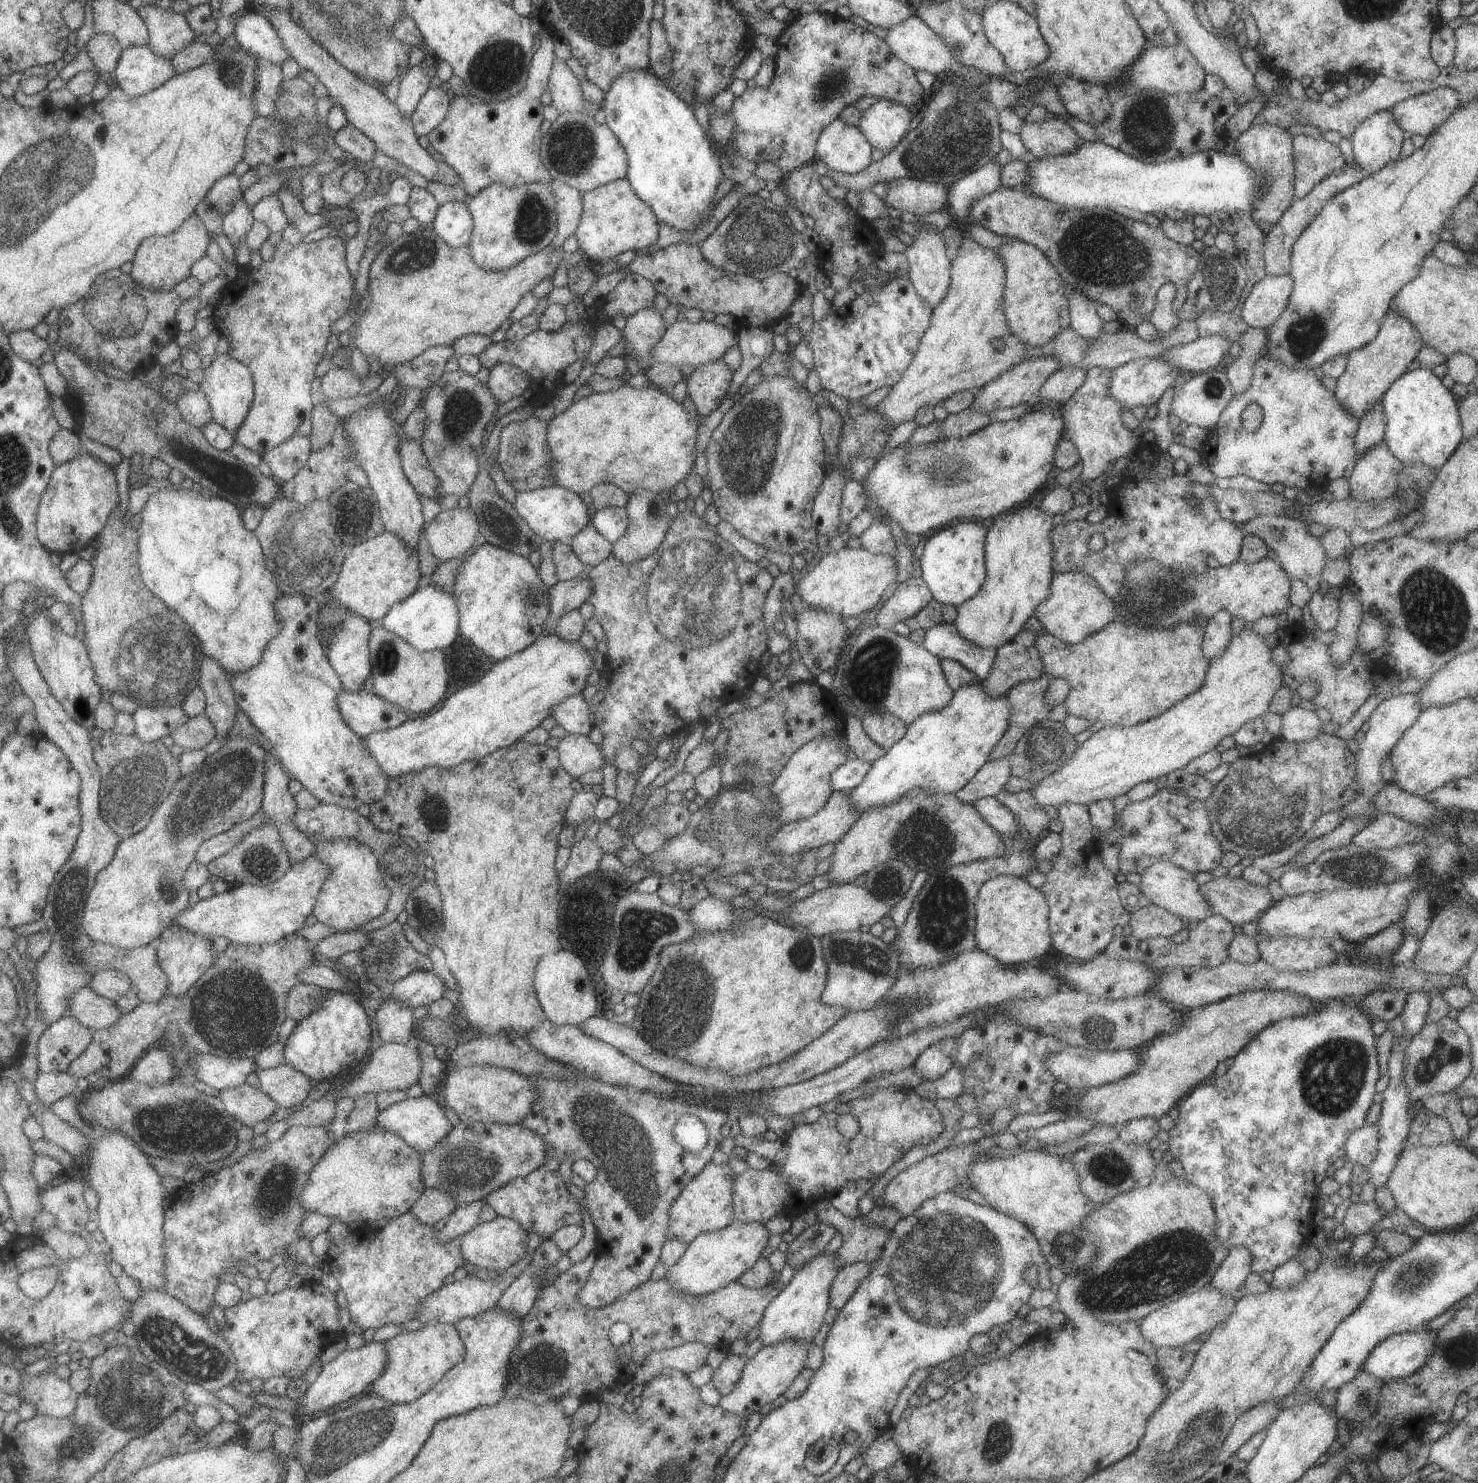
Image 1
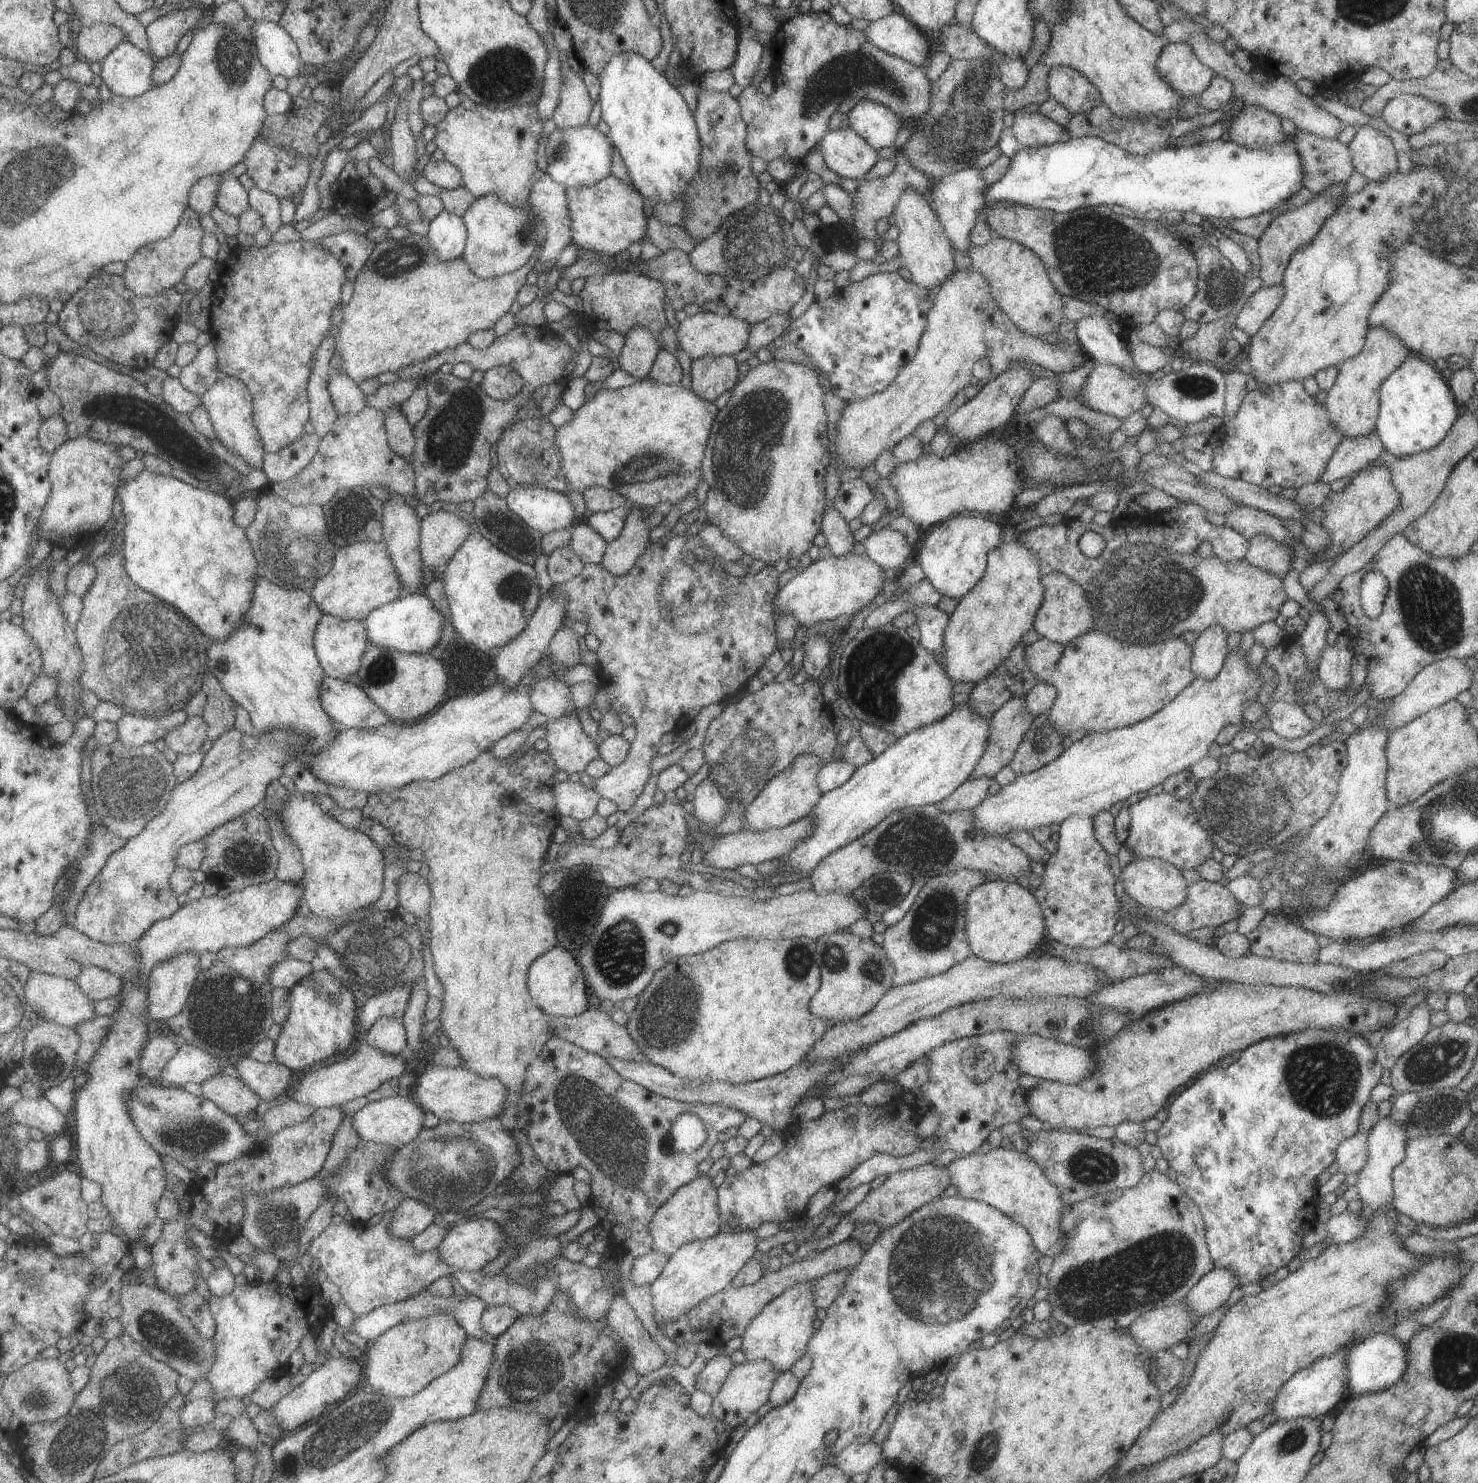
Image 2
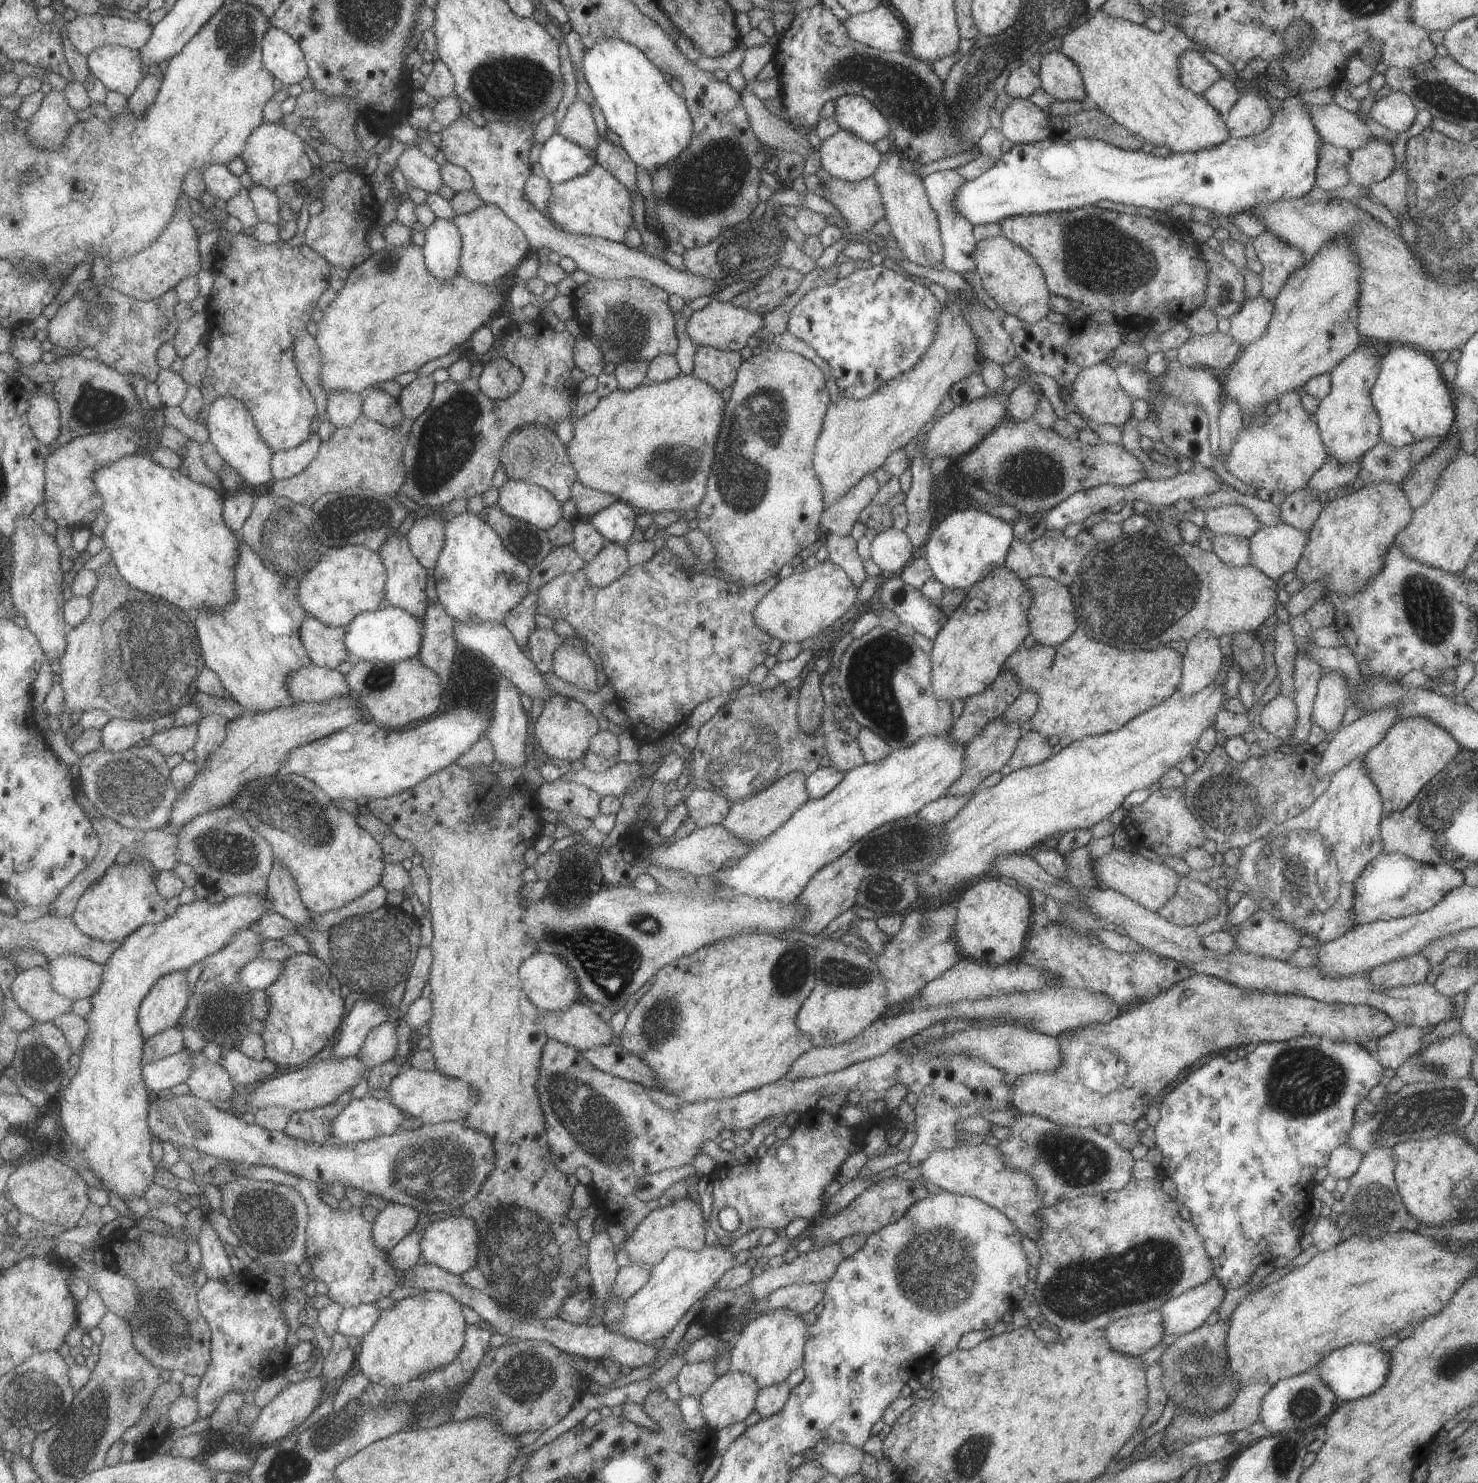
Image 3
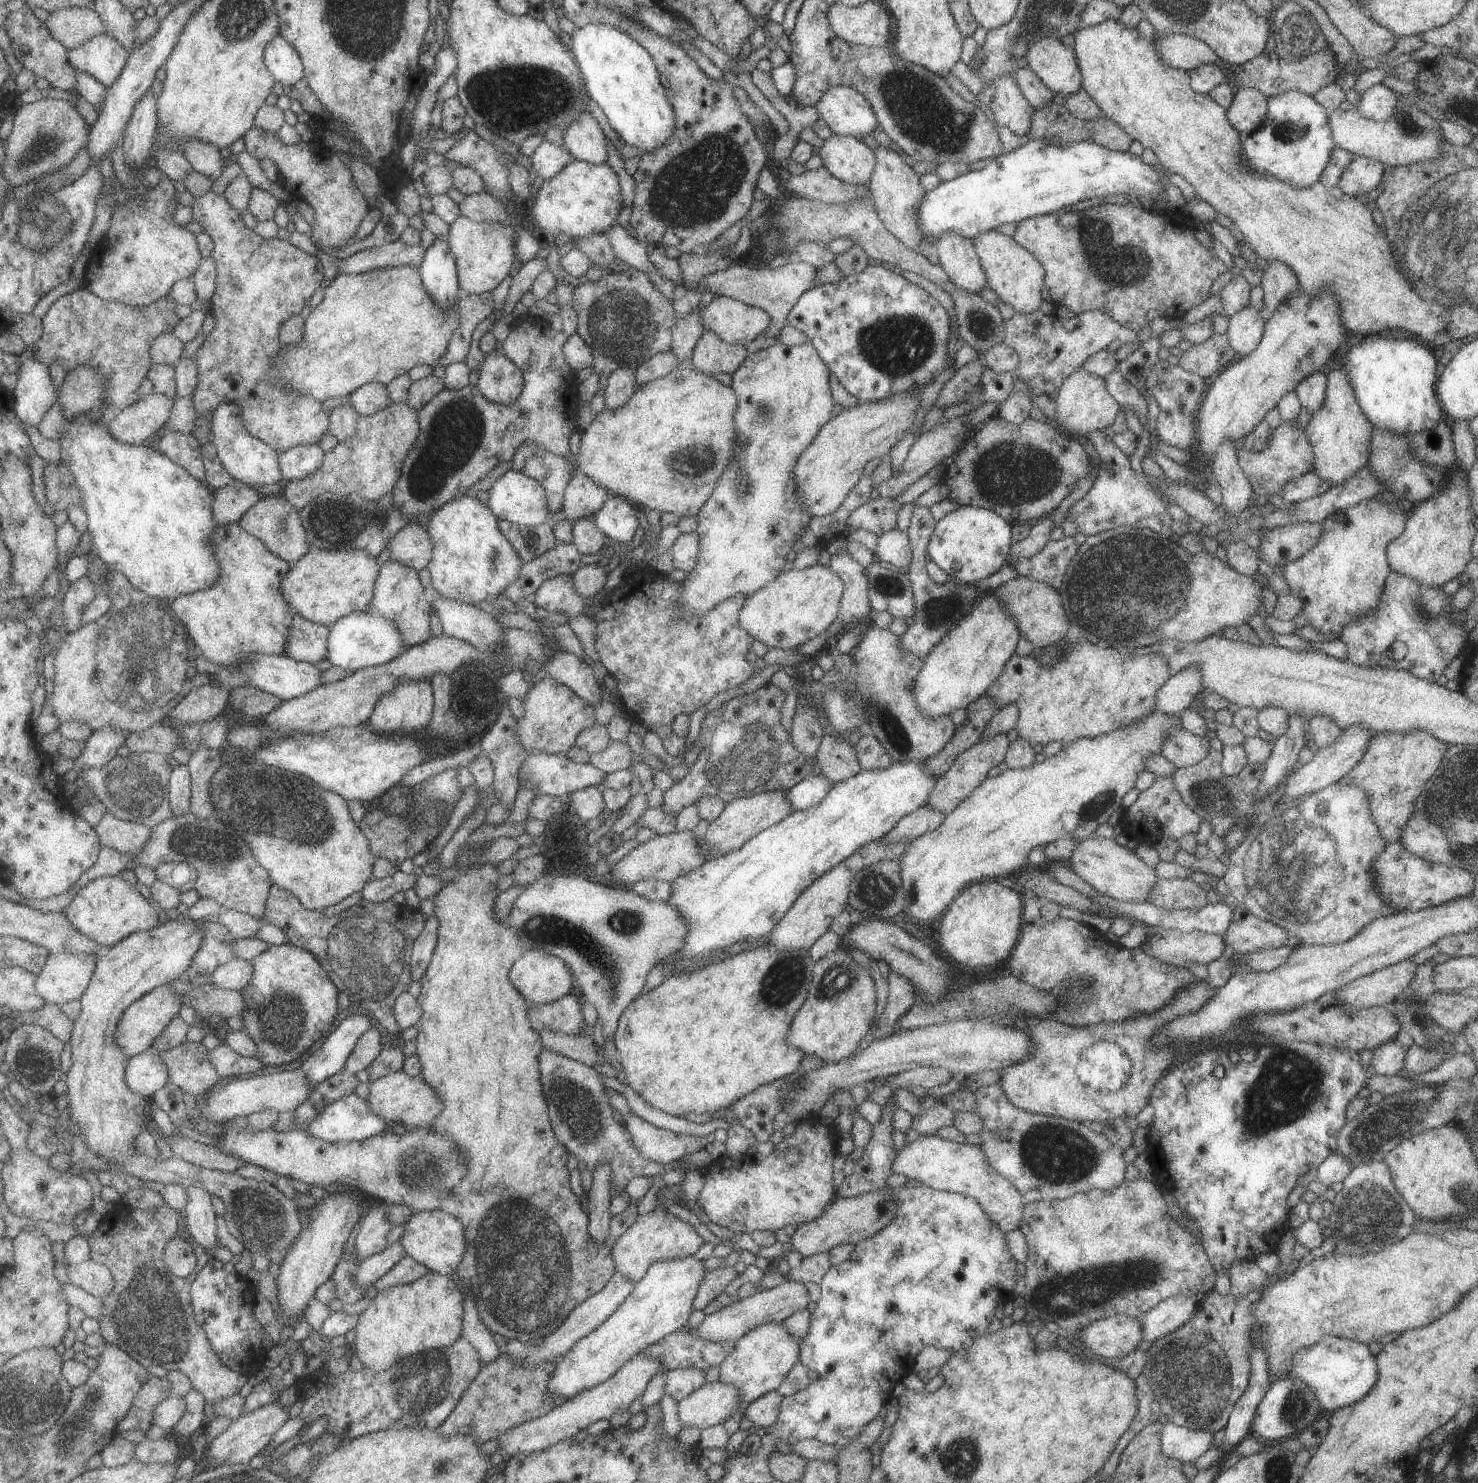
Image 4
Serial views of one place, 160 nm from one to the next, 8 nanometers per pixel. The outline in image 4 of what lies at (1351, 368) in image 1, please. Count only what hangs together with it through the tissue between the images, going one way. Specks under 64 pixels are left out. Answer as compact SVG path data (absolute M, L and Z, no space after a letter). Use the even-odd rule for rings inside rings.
M1344 367L1330 370L1327 375L1327 389L1324 402L1312 414L1305 427L1314 454L1313 470L1321 479L1342 484L1361 468L1369 464L1371 438L1375 426L1368 420L1357 403L1351 382Z

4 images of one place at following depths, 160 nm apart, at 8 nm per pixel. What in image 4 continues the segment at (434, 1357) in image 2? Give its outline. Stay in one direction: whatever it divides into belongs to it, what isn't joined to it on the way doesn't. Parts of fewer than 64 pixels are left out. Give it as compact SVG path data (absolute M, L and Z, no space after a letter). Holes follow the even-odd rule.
M430 1271L413 1283L379 1291L368 1309L359 1316L355 1329L356 1337L354 1344L350 1347L350 1353L356 1354L364 1367L370 1367L377 1373L381 1373L396 1365L404 1357L425 1350L452 1346L461 1337L463 1329L462 1294L451 1277Z

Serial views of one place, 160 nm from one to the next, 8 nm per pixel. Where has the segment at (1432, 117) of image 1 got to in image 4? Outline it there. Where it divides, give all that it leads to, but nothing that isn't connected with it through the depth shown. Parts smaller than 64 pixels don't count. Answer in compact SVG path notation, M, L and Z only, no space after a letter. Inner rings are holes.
M1378 83L1360 95L1361 100L1356 110L1362 116L1382 122L1392 118L1397 108L1397 94L1392 89Z

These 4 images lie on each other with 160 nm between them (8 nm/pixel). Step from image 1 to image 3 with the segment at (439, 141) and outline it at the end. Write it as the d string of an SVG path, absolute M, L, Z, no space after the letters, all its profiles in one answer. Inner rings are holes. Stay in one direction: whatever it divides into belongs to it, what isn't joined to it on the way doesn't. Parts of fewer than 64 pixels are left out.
M460 115L456 122L443 127L442 139L439 144L447 162L465 168L473 178L476 194L482 202L495 204L500 207L508 218L511 218L526 234L530 250L539 251L541 248L550 248L558 252L561 257L574 260L580 270L589 276L601 279L629 279L638 277L646 279L654 286L659 286L669 294L676 294L686 302L700 296L709 295L727 296L733 290L721 292L715 288L715 280L690 272L682 272L668 265L660 257L629 248L625 243L609 241L592 235L577 235L562 230L554 221L542 214L525 197L524 187L528 177L532 174L530 163L530 148L534 145L534 131L537 124L530 121L517 123L487 122L485 126L477 126L468 115Z

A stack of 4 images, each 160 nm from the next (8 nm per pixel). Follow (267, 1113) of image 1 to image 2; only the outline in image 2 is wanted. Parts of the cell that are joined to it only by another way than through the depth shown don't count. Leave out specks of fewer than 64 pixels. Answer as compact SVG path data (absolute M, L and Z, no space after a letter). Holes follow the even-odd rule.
M222 1074L202 1085L204 1096L217 1102L232 1116L255 1114L260 1108L261 1096L240 1078Z

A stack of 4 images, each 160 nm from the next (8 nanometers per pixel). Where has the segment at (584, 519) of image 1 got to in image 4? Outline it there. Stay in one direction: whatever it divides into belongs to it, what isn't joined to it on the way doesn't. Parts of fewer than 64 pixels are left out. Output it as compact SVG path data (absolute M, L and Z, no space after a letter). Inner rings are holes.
M510 470L503 474L490 488L488 506L498 519L519 525L536 526L550 523L547 492L537 479L526 476L523 472Z

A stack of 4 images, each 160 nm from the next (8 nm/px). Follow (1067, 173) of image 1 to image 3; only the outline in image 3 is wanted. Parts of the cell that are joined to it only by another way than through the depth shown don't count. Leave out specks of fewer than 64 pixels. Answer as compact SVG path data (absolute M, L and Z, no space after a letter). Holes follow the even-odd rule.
M1300 95L1285 98L1281 107L1274 111L1271 125L1259 135L1229 138L1216 146L1196 152L1171 153L1166 157L1143 151L1127 151L1102 139L1064 141L1053 137L1040 142L1014 145L990 170L981 177L966 181L958 189L954 206L976 229L991 222L998 223L1003 218L1071 211L1096 204L1100 200L1133 204L1137 208L1152 208L1164 216L1178 202L1192 207L1200 206L1230 219L1240 212L1250 214L1261 203L1299 199L1314 188L1319 146L1323 142L1313 125L1311 113L1305 106Z

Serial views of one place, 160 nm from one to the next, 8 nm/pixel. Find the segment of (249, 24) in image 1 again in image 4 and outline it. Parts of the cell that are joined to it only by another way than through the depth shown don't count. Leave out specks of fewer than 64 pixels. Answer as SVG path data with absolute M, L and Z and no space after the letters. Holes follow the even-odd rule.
M282 33L270 42L265 57L270 70L284 86L295 86L303 77L302 58Z

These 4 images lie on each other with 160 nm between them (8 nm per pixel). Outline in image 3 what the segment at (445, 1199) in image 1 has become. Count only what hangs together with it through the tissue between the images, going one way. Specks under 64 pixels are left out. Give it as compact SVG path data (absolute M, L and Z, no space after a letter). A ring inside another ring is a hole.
M388 1203L373 1222L373 1241L380 1250L394 1248L418 1224L420 1213L410 1205Z

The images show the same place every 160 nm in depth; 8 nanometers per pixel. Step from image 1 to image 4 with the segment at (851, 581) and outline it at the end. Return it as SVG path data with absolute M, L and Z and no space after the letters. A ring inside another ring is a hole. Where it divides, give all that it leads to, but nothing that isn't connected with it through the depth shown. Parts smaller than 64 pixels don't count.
M819 562L805 569L791 569L780 573L776 580L764 585L746 598L739 612L744 630L770 648L793 649L818 636L839 616L844 583L829 565Z

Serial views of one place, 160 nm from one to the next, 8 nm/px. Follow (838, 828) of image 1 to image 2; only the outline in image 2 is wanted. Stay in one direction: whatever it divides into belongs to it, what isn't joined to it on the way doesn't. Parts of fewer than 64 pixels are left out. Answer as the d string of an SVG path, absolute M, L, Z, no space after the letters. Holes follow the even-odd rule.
M806 815L804 818L782 828L771 828L765 831L739 830L724 835L715 839L713 847L709 851L703 852L703 862L722 870L725 868L737 869L738 866L743 864L757 865L760 862L766 862L766 860L774 858L782 859L813 833L815 824L816 821L813 821L813 816Z

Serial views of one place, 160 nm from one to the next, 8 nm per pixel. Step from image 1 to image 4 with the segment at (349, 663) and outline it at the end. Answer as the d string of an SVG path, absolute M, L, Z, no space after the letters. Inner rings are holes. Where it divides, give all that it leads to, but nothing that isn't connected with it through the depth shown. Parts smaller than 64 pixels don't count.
M295 613L289 637L287 655L298 662L316 664L329 656L329 635L331 627L310 622Z

